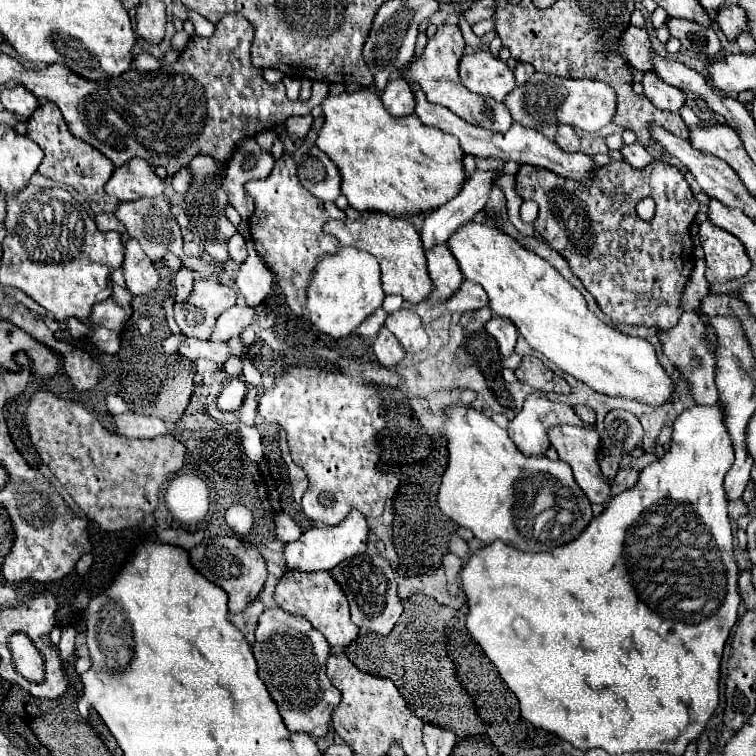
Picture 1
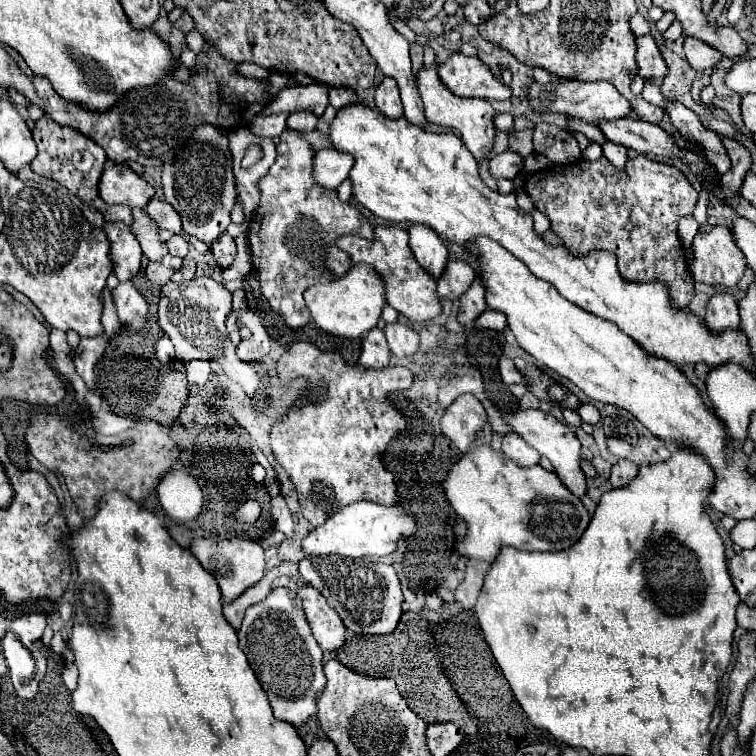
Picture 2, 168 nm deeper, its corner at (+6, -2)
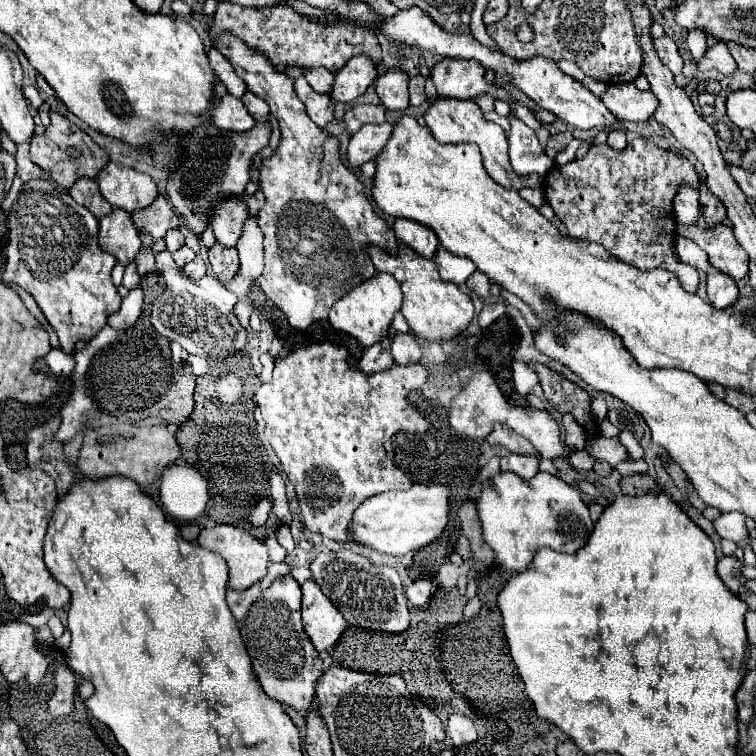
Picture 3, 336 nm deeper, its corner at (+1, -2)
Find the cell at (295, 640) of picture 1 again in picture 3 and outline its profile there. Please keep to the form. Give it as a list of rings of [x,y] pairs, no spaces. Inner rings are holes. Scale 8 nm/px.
[[[291,575],[277,577],[261,597],[251,605],[241,635],[251,655],[251,665],[261,687],[281,705],[295,711],[305,711],[313,703],[315,683],[321,677],[321,659],[301,625],[301,587]]]

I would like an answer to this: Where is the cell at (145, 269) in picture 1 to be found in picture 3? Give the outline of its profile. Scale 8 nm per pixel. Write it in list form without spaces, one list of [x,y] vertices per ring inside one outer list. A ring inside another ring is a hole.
[[[113,209],[109,215],[99,219],[99,245],[103,251],[115,255],[123,265],[135,259],[141,251],[141,239],[127,211]]]

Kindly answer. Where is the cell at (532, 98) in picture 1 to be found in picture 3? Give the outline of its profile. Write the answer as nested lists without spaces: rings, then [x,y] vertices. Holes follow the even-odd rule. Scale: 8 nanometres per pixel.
[[[633,83],[609,85],[601,101],[617,119],[627,119],[635,123],[653,117],[659,105],[651,91],[639,91]]]

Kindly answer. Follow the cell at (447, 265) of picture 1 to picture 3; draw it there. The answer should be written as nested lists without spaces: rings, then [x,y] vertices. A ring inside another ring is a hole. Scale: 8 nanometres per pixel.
[[[399,217],[399,219],[395,219],[393,231],[395,231],[399,241],[409,245],[419,255],[423,255],[427,259],[431,259],[435,255],[439,239],[437,239],[435,231],[431,231],[429,227],[423,227],[421,223],[415,223],[415,221]]]

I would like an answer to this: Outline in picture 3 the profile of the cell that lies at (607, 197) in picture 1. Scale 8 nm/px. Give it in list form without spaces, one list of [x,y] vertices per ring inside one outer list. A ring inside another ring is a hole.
[[[637,137],[623,151],[615,151],[607,143],[591,145],[581,159],[549,173],[545,195],[555,215],[565,223],[569,237],[599,243],[611,255],[641,271],[655,267],[673,271],[681,287],[695,293],[699,285],[697,269],[681,263],[673,253],[673,197],[683,181],[699,187],[689,159]]]

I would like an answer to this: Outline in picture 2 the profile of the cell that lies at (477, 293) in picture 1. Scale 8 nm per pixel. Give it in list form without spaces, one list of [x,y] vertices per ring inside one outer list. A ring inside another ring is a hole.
[[[450,259],[446,265],[444,275],[438,279],[438,295],[442,299],[460,299],[470,289],[470,283],[474,281],[476,273],[474,269],[458,259]]]

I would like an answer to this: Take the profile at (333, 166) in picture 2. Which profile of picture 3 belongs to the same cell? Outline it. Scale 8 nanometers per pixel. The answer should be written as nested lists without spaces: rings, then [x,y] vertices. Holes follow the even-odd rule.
[[[381,123],[381,125],[363,125],[349,141],[347,155],[349,155],[349,167],[361,167],[363,163],[375,159],[379,151],[387,145],[387,139],[391,137],[393,125]]]

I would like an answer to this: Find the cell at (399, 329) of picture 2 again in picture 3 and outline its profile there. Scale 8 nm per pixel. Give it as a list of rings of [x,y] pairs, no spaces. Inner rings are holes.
[[[397,333],[391,343],[391,355],[397,365],[417,363],[421,359],[421,345],[411,333]]]

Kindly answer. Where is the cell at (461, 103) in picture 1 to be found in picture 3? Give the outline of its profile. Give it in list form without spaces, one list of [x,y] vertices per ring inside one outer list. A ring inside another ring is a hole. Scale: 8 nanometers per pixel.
[[[435,99],[433,105],[429,107],[429,111],[425,113],[425,121],[427,121],[427,127],[431,129],[433,137],[439,143],[453,143],[453,145],[455,143],[475,143],[481,149],[483,167],[487,169],[491,179],[497,181],[499,185],[503,185],[507,189],[515,189],[515,191],[519,191],[523,187],[539,187],[541,185],[543,179],[539,175],[515,175],[515,171],[511,169],[511,163],[509,163],[509,155],[507,155],[505,131],[497,123],[487,121],[475,101]]]

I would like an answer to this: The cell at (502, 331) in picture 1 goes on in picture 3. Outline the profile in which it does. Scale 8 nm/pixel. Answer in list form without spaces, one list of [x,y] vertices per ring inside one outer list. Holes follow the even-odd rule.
[[[501,301],[485,303],[485,307],[483,307],[481,313],[479,313],[479,325],[481,325],[481,327],[489,327],[489,325],[491,325],[495,319],[499,319],[503,313],[505,313],[505,303],[501,303]]]

